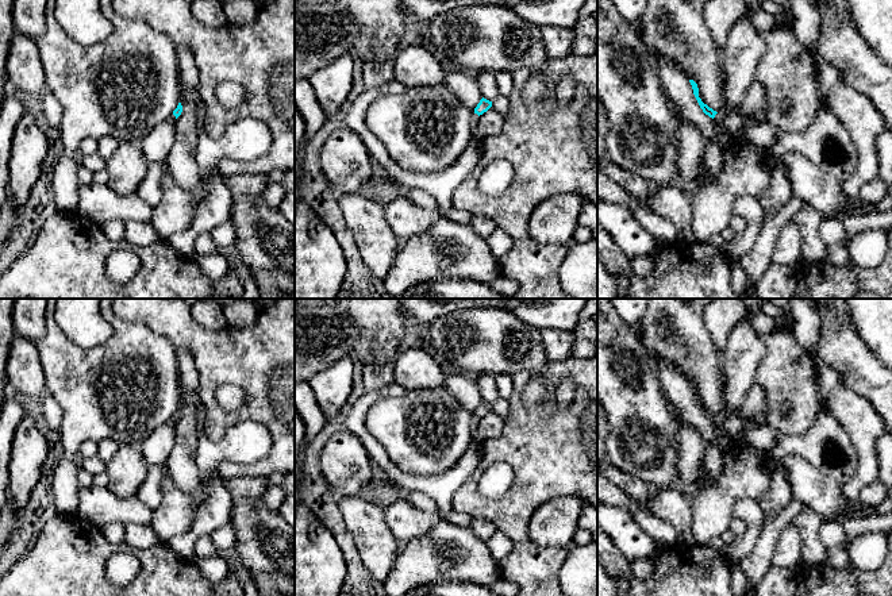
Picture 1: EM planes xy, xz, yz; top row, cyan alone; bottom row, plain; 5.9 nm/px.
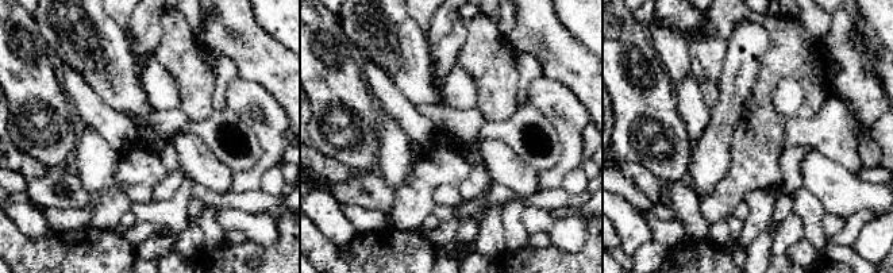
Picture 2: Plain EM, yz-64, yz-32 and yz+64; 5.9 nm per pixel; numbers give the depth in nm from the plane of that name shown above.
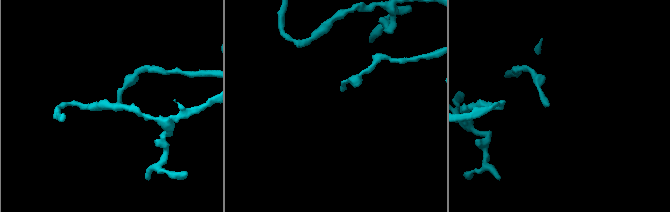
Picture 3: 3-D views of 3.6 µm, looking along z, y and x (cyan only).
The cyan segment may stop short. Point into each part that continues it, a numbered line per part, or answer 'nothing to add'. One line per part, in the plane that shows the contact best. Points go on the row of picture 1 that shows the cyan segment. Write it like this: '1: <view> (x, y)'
1: yz (739, 127)

